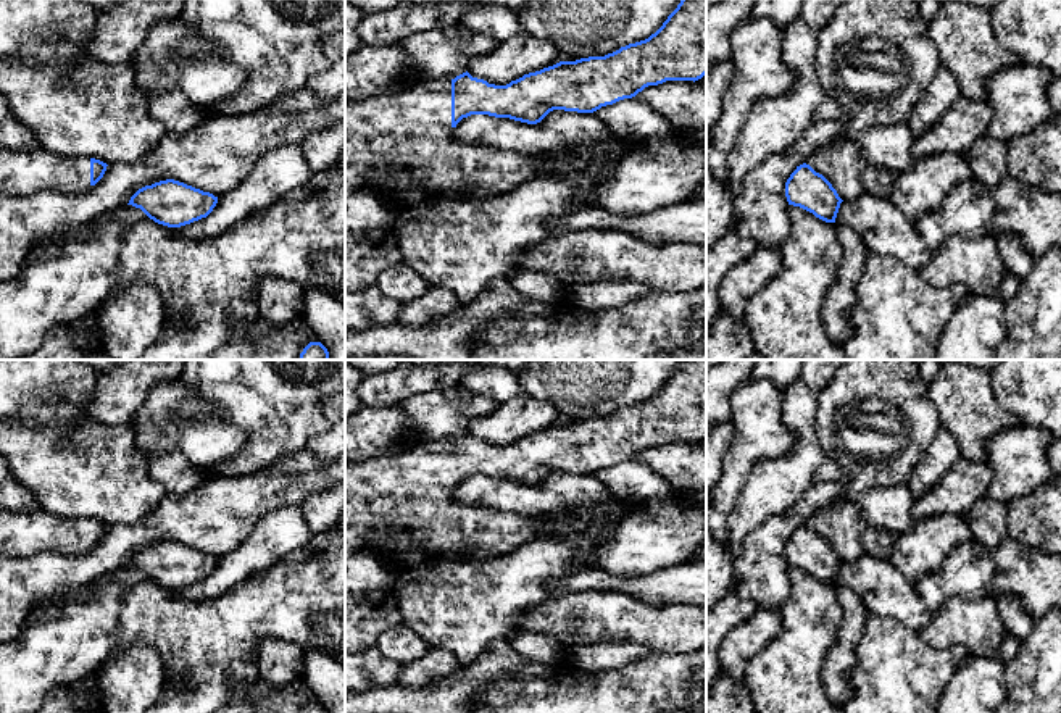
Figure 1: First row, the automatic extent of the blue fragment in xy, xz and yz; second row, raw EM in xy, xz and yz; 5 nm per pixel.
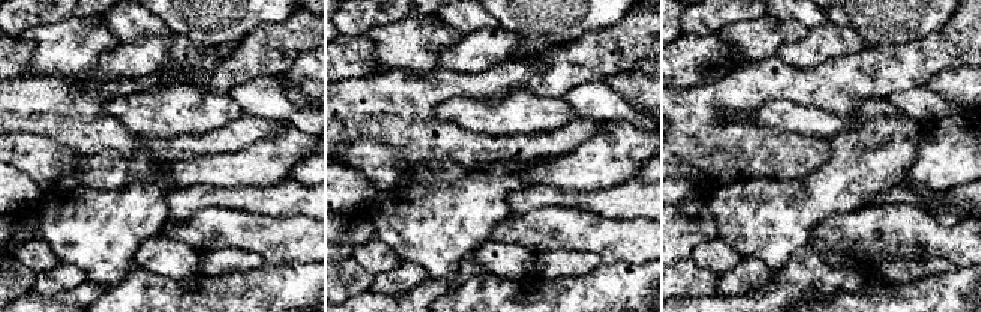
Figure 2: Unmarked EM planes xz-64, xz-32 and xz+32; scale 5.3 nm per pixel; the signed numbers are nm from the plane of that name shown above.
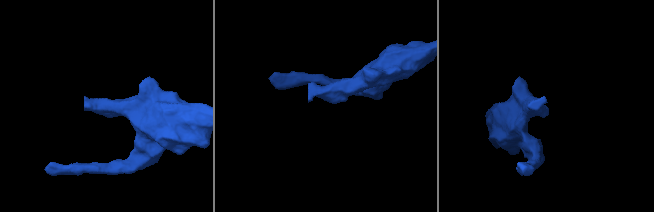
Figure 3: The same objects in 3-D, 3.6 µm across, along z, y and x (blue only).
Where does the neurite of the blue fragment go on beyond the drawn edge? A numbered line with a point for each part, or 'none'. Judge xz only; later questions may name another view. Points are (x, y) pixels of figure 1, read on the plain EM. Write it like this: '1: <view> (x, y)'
1: xz (411, 491)

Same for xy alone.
1: xy (23, 534)

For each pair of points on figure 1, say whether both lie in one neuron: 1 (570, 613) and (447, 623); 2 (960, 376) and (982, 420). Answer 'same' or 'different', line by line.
1: different
2: same

